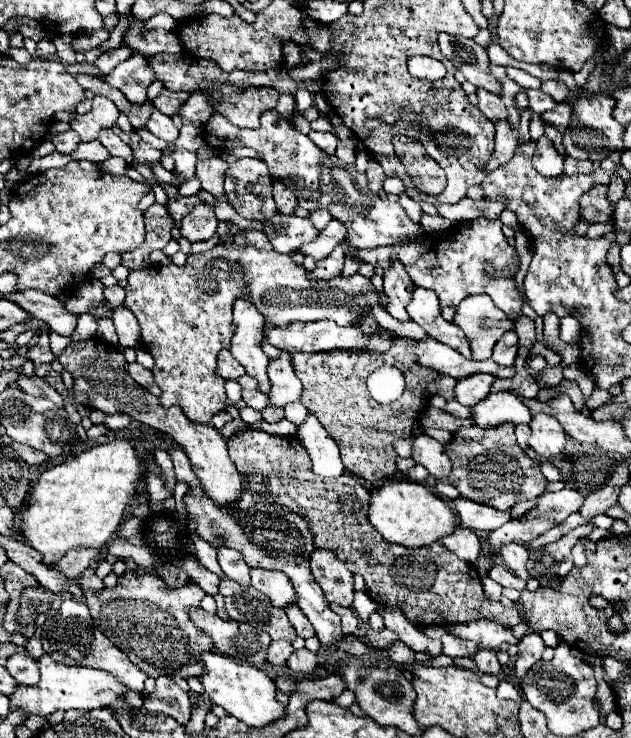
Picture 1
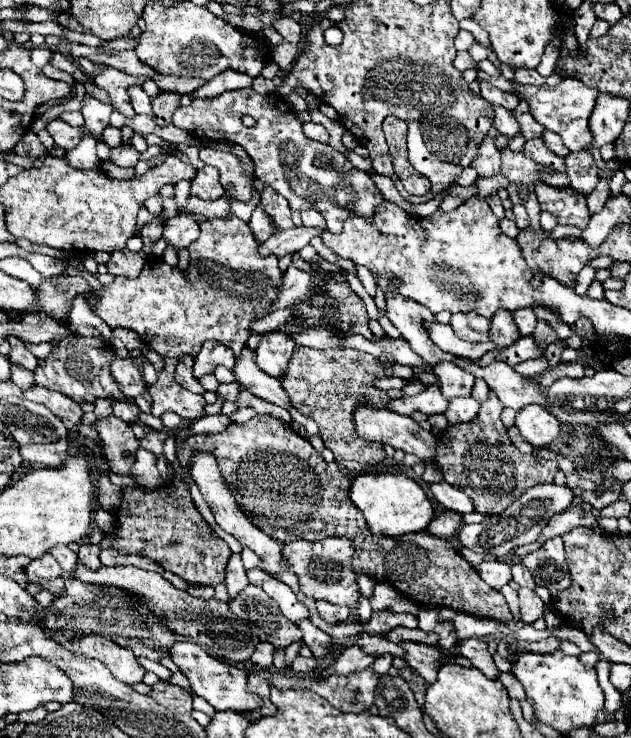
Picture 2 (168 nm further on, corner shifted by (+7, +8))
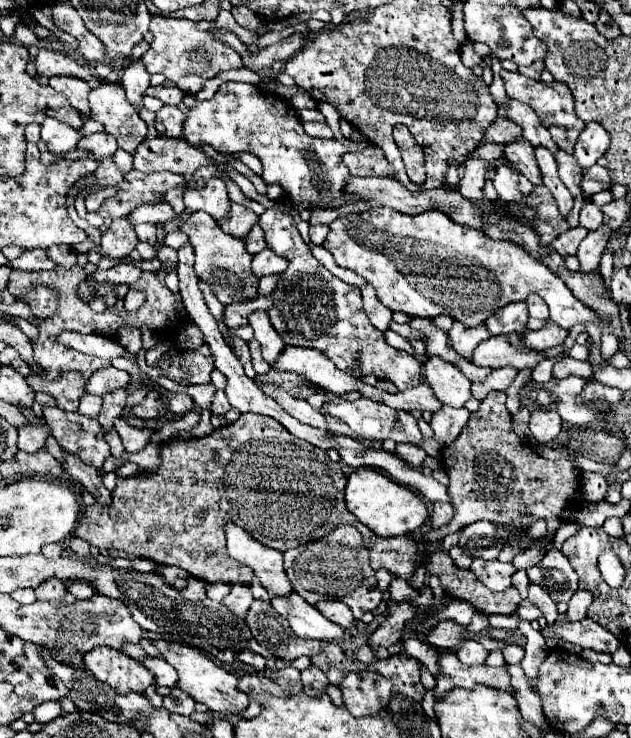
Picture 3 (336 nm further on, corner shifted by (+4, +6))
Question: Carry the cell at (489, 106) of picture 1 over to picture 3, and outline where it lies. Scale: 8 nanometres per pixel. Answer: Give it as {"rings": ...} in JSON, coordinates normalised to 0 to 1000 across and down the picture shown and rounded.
{"rings":[[[819,187],[816,192],[807,192],[797,201],[797,209],[803,220],[810,220],[842,249],[848,252],[861,249],[861,241],[854,241],[854,225],[848,222],[845,198],[838,192],[832,192],[829,187]]]}

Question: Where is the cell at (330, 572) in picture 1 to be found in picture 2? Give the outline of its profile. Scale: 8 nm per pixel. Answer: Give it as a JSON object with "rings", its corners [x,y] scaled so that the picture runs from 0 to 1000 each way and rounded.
{"rings":[[[513,729],[507,734],[469,732],[469,734],[450,737],[450,745],[447,745],[453,764],[469,775],[475,786],[475,797],[488,810],[564,824],[567,794],[564,794],[564,778],[558,775],[558,748],[561,743],[548,729]]]}

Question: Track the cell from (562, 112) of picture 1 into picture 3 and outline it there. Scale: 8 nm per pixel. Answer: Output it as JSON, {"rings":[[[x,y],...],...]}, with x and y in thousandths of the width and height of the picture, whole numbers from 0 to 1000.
{"rings":[[[784,160],[778,165],[778,171],[769,176],[769,184],[762,190],[762,195],[788,195],[788,198],[800,198],[800,192],[816,190],[826,184],[826,173],[803,160]]]}

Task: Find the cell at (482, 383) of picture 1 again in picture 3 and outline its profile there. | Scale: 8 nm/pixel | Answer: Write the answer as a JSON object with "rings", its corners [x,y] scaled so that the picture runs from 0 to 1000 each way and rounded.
{"rings":[[[696,482],[677,485],[670,496],[677,520],[686,526],[699,547],[731,553],[746,539],[746,518],[724,496],[702,491]]]}

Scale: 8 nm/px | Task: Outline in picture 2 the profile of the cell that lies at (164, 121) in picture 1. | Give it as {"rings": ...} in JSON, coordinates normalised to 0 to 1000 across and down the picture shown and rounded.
{"rings":[[[209,117],[209,119],[203,122],[203,127],[206,127],[206,136],[209,136],[209,141],[212,141],[216,154],[231,154],[231,157],[238,157],[238,160],[244,157],[238,133],[235,133],[235,127],[225,122],[225,117]]]}

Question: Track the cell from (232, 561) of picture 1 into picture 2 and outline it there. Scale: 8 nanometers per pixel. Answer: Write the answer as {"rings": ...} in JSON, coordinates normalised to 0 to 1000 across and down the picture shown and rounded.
{"rings":[[[380,751],[365,753],[365,762],[358,767],[358,786],[355,789],[358,789],[365,810],[374,810],[393,794],[393,783],[390,783],[390,772],[384,767]]]}

